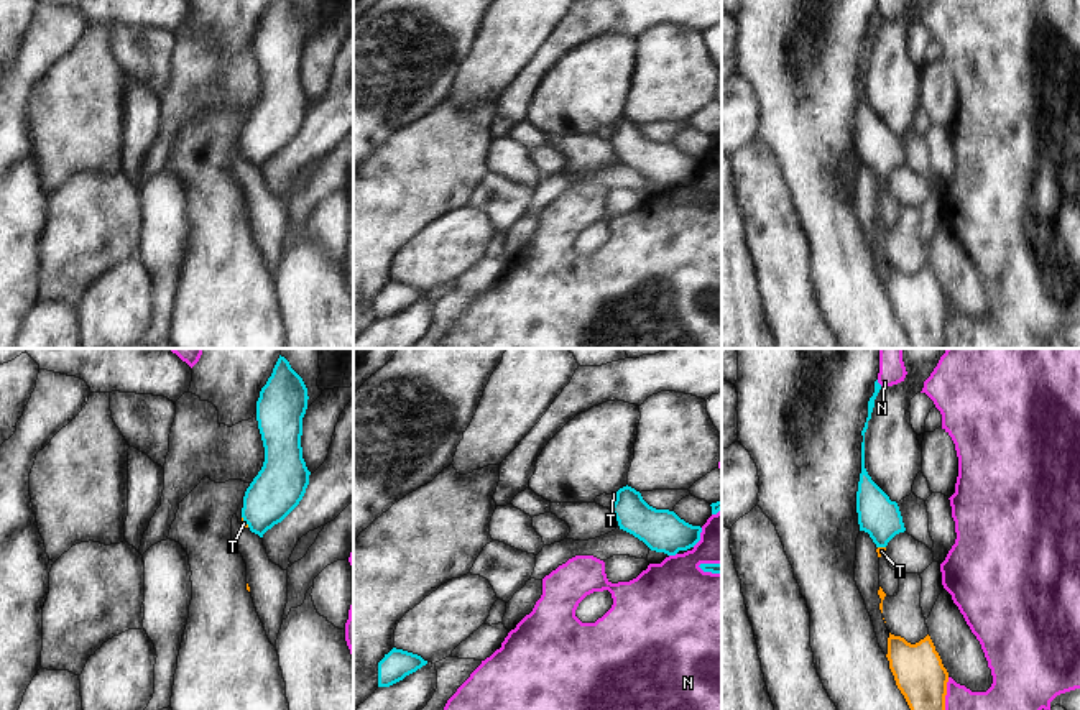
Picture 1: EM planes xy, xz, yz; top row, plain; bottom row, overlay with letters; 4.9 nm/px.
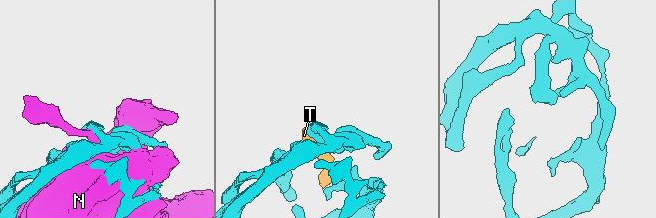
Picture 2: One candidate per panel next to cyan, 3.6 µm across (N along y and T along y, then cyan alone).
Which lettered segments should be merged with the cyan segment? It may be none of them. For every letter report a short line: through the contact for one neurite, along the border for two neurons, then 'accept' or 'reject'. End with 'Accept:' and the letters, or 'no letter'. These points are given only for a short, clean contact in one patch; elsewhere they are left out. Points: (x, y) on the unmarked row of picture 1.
N: reject
T: line xz (658, 161), (615, 133), (613, 125); accept
Accept: T

